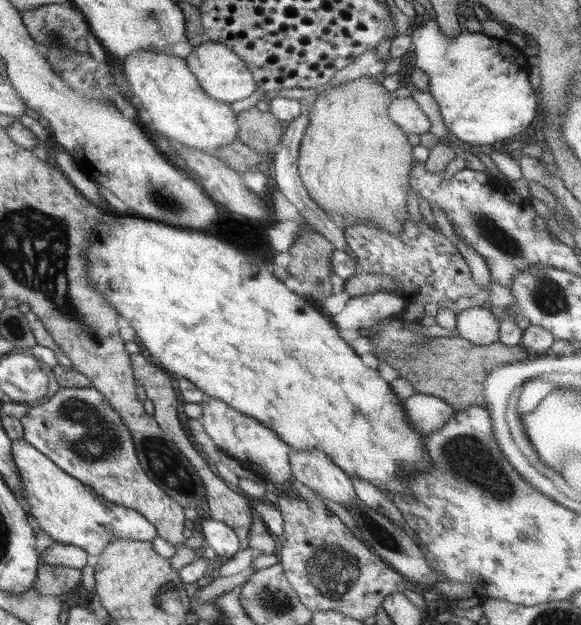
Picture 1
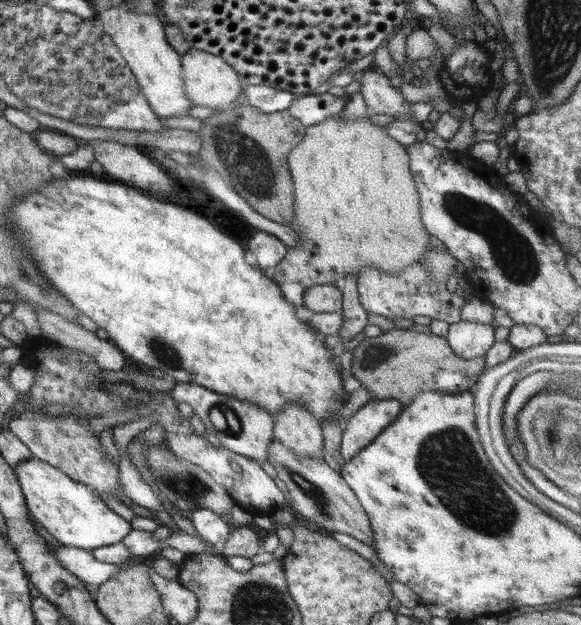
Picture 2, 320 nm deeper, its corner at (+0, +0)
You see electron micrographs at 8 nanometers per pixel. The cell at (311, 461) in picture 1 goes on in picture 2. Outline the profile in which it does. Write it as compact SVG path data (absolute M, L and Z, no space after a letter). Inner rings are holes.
M288 403L275 414L274 438L301 457L323 459L321 422L303 404Z

